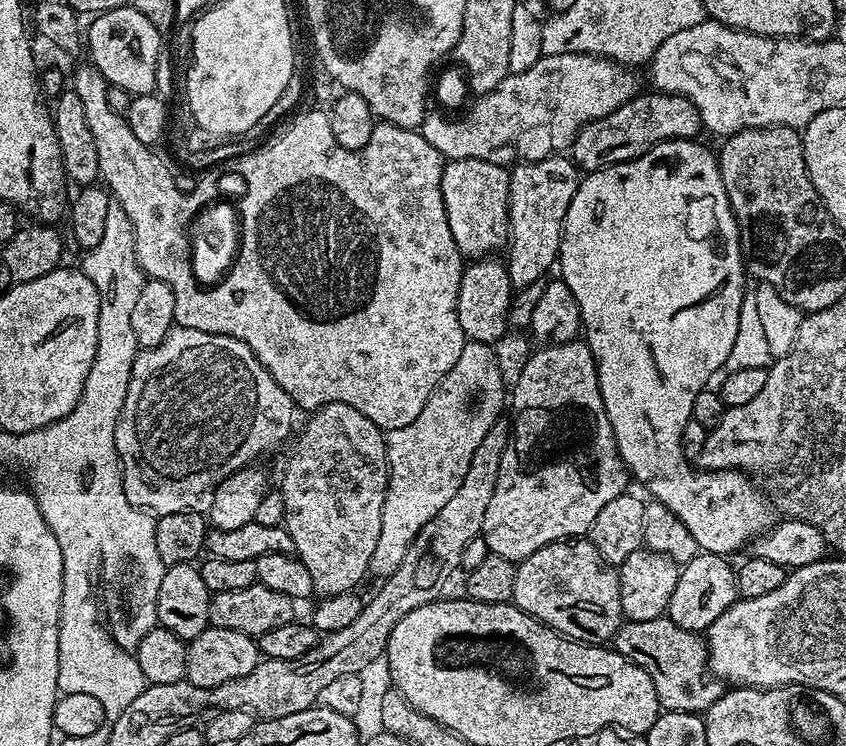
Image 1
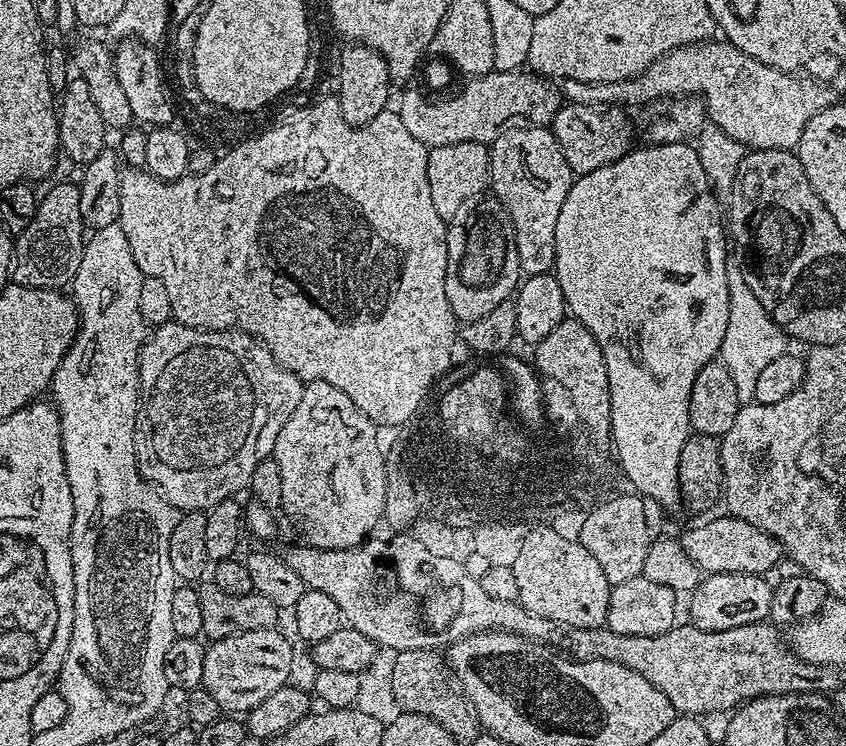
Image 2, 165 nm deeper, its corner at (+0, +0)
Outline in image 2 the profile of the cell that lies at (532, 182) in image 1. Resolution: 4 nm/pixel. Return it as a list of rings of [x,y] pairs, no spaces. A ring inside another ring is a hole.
[[[547,127],[511,128],[490,145],[490,188],[510,214],[516,231],[518,262],[524,276],[552,272],[556,262],[554,226],[574,174]]]

